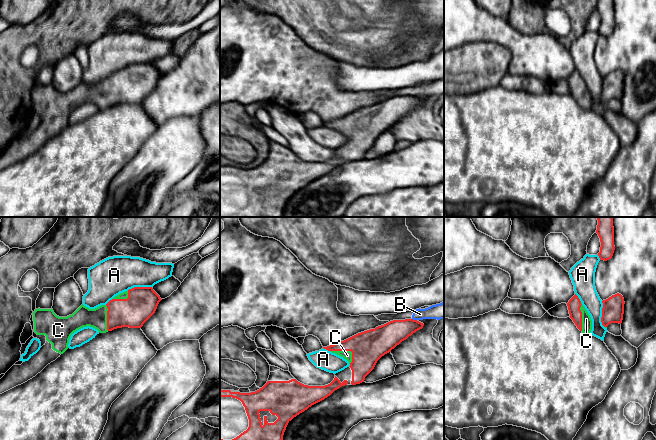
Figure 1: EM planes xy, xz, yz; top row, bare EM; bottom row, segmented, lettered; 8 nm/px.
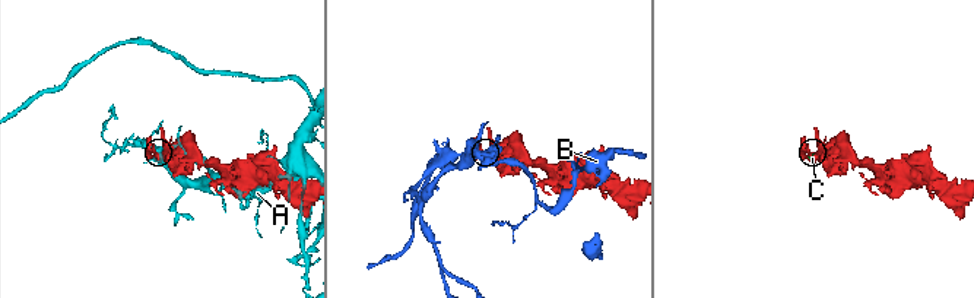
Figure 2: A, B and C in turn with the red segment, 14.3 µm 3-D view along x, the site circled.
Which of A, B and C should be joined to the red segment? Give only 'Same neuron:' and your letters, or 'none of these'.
Same neuron: C

